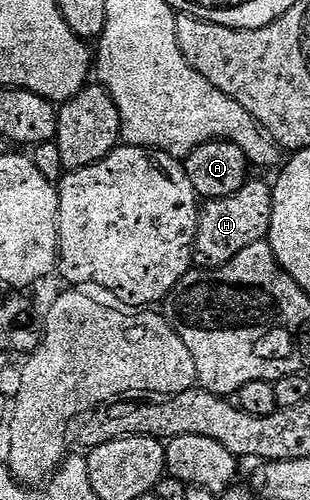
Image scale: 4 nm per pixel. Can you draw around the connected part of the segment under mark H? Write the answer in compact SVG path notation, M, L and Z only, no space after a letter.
M247 180L244 188L227 198L211 198L199 209L198 231L194 237L195 267L203 270L219 270L237 254L252 244L263 241L269 235L272 220L274 192L271 183Z

